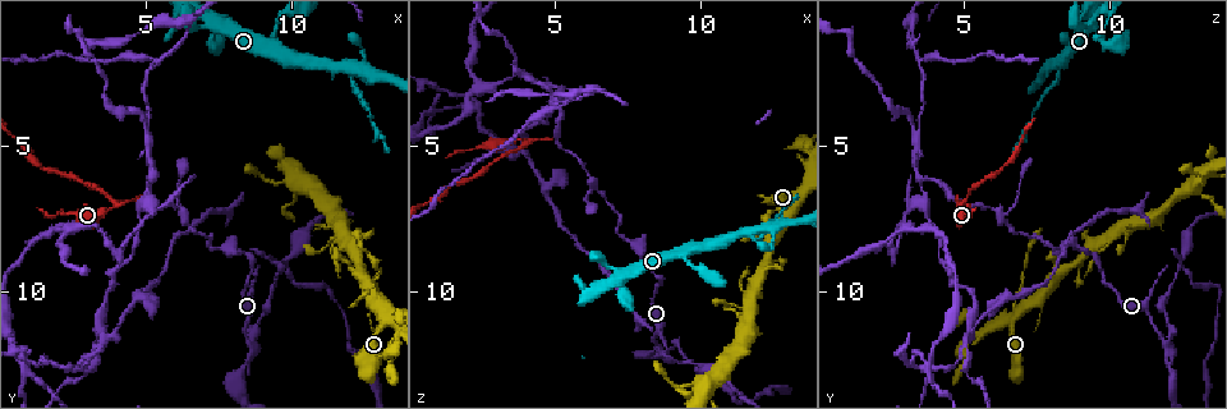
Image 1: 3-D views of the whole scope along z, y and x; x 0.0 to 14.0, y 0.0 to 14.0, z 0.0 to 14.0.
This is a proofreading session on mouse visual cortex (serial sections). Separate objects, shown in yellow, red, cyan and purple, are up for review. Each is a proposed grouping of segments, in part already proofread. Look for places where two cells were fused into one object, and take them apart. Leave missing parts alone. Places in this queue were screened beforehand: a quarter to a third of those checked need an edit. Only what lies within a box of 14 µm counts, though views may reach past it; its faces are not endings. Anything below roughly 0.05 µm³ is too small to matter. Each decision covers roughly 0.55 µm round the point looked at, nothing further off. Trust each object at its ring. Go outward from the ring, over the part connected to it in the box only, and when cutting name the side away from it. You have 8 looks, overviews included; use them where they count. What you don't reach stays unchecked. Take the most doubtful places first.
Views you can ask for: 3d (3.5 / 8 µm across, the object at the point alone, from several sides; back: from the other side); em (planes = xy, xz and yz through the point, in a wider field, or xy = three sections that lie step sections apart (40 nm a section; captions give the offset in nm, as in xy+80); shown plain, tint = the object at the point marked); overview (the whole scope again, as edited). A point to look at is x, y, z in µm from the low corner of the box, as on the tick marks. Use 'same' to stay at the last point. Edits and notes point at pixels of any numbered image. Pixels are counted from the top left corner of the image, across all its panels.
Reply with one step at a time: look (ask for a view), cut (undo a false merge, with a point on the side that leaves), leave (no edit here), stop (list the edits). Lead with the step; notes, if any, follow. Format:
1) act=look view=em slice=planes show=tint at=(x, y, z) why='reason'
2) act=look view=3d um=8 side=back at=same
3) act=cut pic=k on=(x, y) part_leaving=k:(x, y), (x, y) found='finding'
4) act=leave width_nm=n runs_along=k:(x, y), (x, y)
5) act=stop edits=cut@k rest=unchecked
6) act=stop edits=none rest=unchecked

act=look view=3d um=8 side=back at=(8.5, 11.6, 11.9) why='three arms meet'

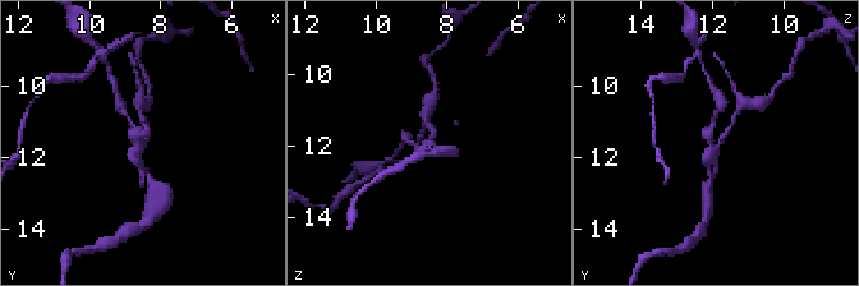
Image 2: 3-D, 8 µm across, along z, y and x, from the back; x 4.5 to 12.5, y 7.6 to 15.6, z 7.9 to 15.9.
act=look view=em slice=xy step=2 show=tint at=(8.5, 11.8, 11.9) why='now the EM'

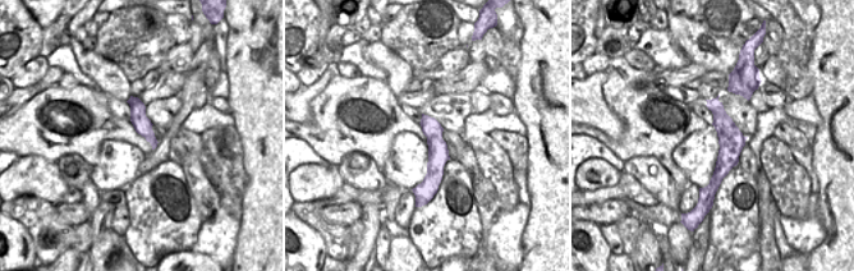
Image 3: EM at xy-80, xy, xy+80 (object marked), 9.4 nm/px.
act=cut pic=2 on=(122, 109) part_leaving=2:(137, 141), (116, 95) found='two cells meet here'

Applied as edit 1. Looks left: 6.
act=look view=3d um=3.5 at=(7.1, 8.5, 8.0) why='sharp bend'

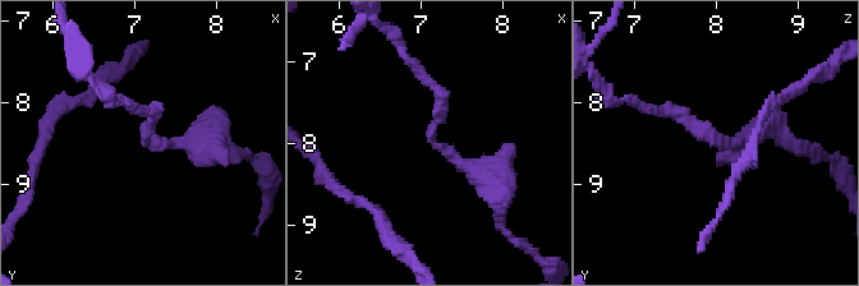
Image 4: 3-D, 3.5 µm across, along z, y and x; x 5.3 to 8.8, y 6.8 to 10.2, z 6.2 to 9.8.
act=look view=em slice=xy step=1 show=tint at=(7.10, 8.50, 7.95) arm_widths_nm=150,300

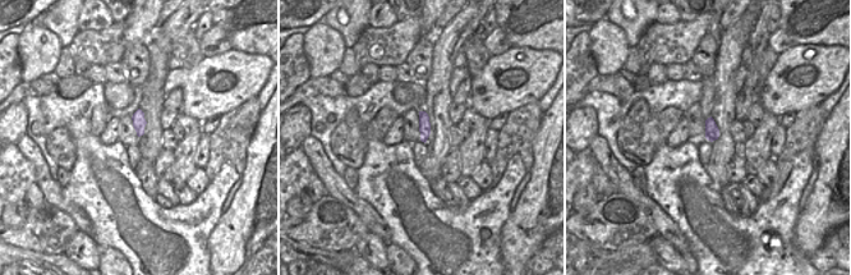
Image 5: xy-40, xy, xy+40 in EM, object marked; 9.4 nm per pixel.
act=look view=em slice=xy step=3 show=tint at=same why='another direction'

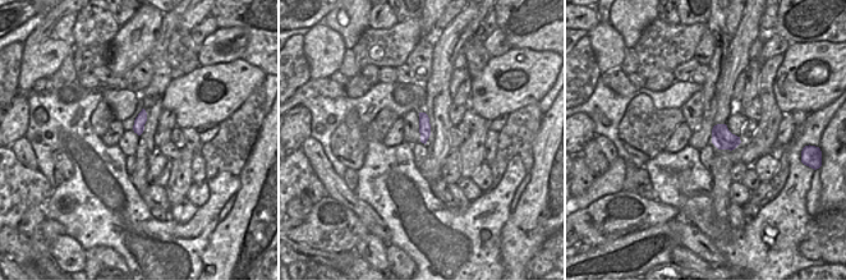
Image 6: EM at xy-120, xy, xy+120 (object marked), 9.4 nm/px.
act=leave runs_along=4:(499, 187), (431, 141), (439, 92), (419, 75) found='one cell here'

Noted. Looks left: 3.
act=look view=3d um=8 at=(12.9, 10.4, 7.3) why='three arms meet'

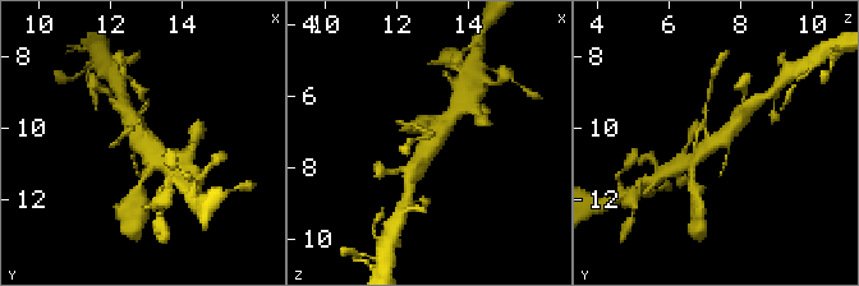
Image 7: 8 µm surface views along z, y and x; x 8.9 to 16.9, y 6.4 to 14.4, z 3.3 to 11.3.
act=look view=em slice=xy step=3 show=tint at=(13.0, 10.3, 7.3) why='need the tissue'

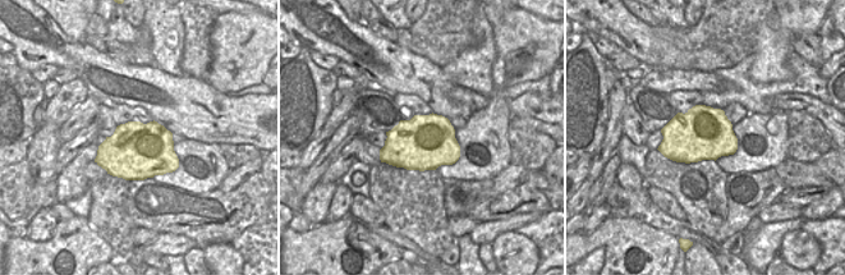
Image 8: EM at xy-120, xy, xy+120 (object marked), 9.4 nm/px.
act=leave width_nm=500 runs_along=7:(690, 170), (740, 120) found='one cell here'

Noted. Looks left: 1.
act=stop edits=cut@2 rest=unchecked

